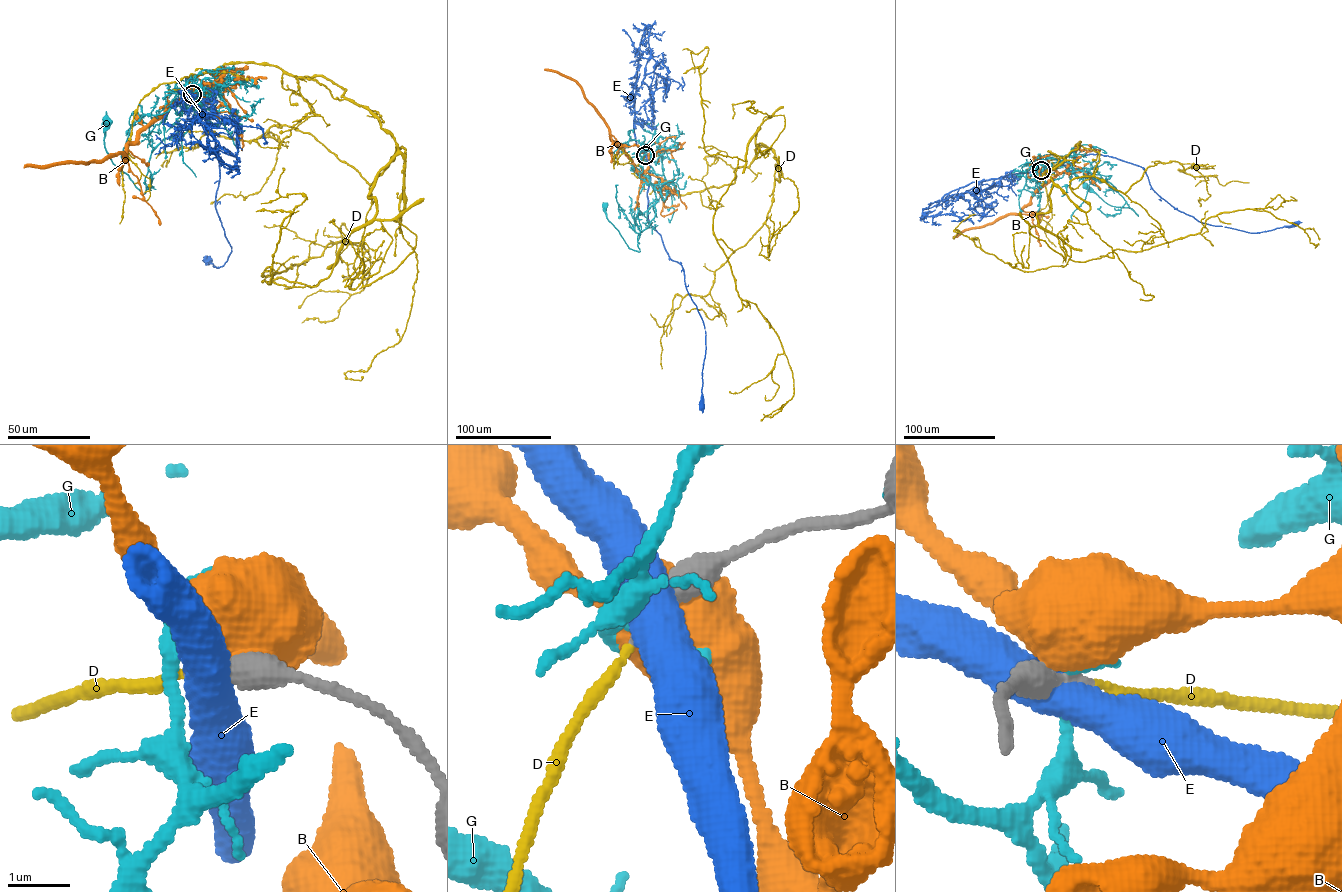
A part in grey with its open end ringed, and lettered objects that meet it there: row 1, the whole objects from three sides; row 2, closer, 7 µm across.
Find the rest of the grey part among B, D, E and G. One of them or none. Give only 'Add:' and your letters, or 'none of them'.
Add: D

